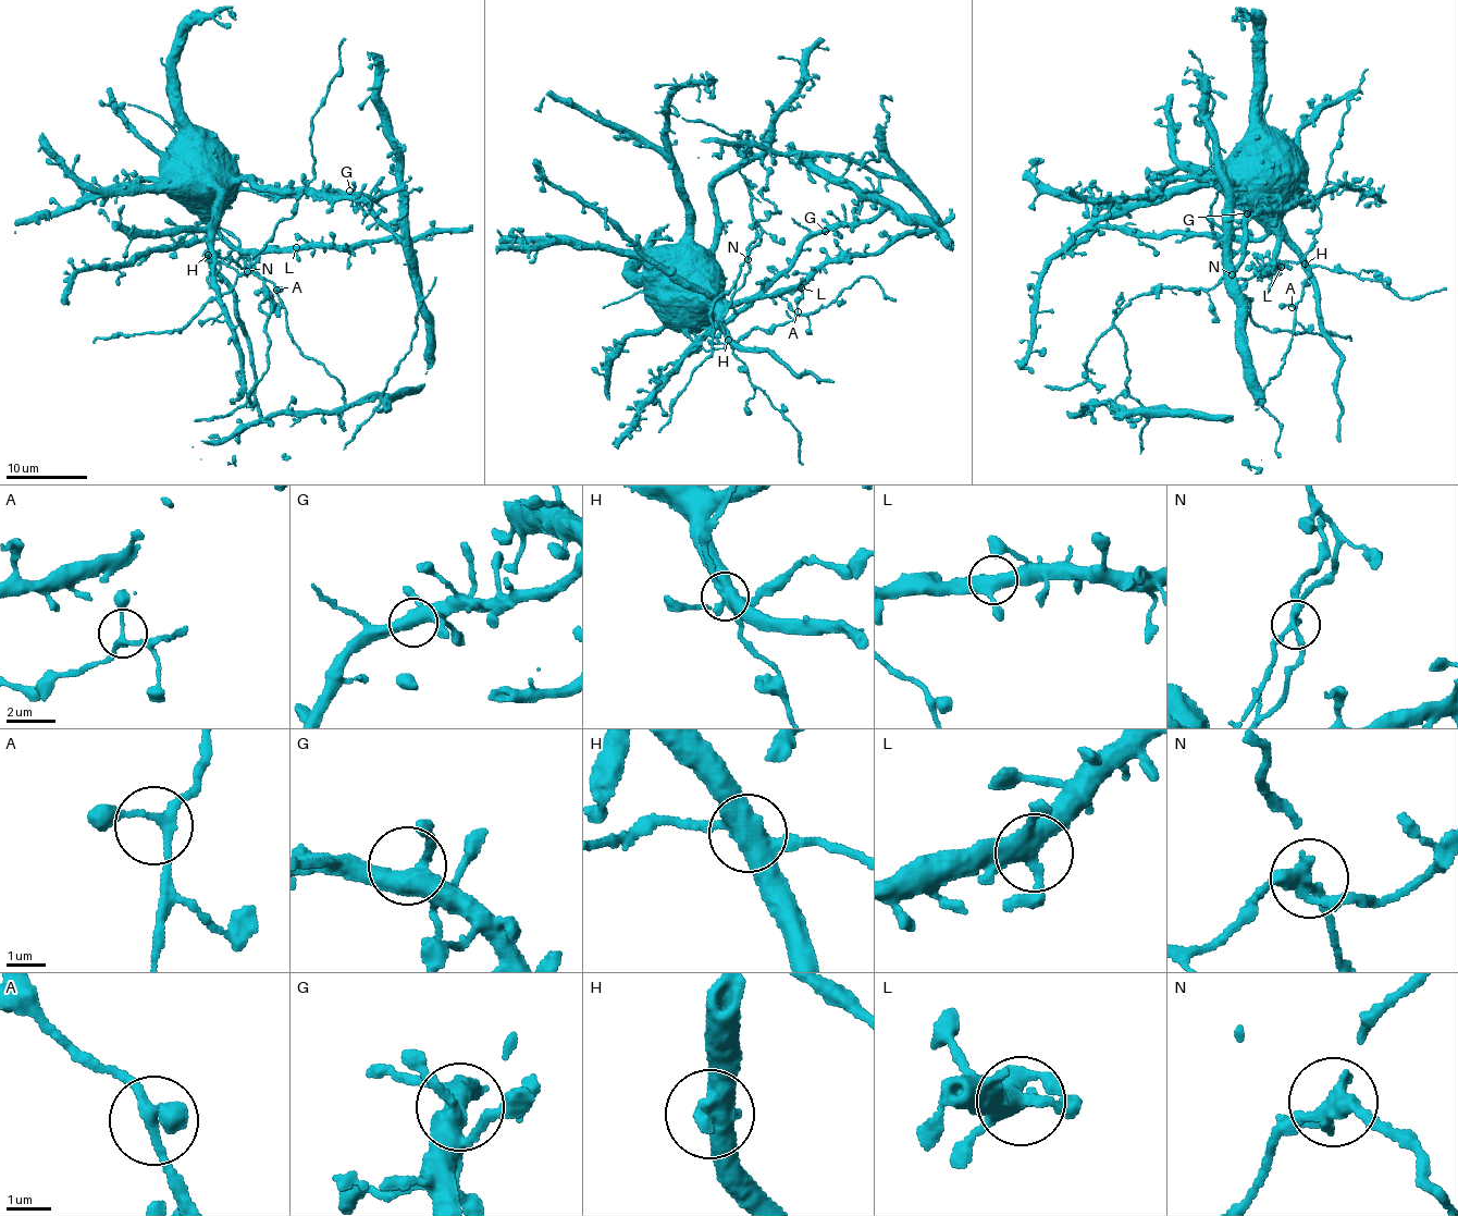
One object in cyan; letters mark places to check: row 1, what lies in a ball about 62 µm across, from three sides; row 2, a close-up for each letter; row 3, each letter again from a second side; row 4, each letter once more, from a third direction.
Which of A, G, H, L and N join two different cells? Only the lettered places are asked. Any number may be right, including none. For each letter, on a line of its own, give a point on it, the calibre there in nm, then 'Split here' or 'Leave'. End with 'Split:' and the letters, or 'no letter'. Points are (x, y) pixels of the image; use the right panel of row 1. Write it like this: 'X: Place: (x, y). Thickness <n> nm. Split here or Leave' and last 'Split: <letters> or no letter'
A: Place: (1292, 307). Thickness 190 nm. Leave
G: Place: (1247, 213). Thickness 400 nm. Leave
H: Place: (1305, 263). Thickness 480 nm. Split here
L: Place: (1281, 267). Thickness 440 nm. Leave
N: Place: (1232, 274). Thickness 280 nm. Split here
Split: H, N

